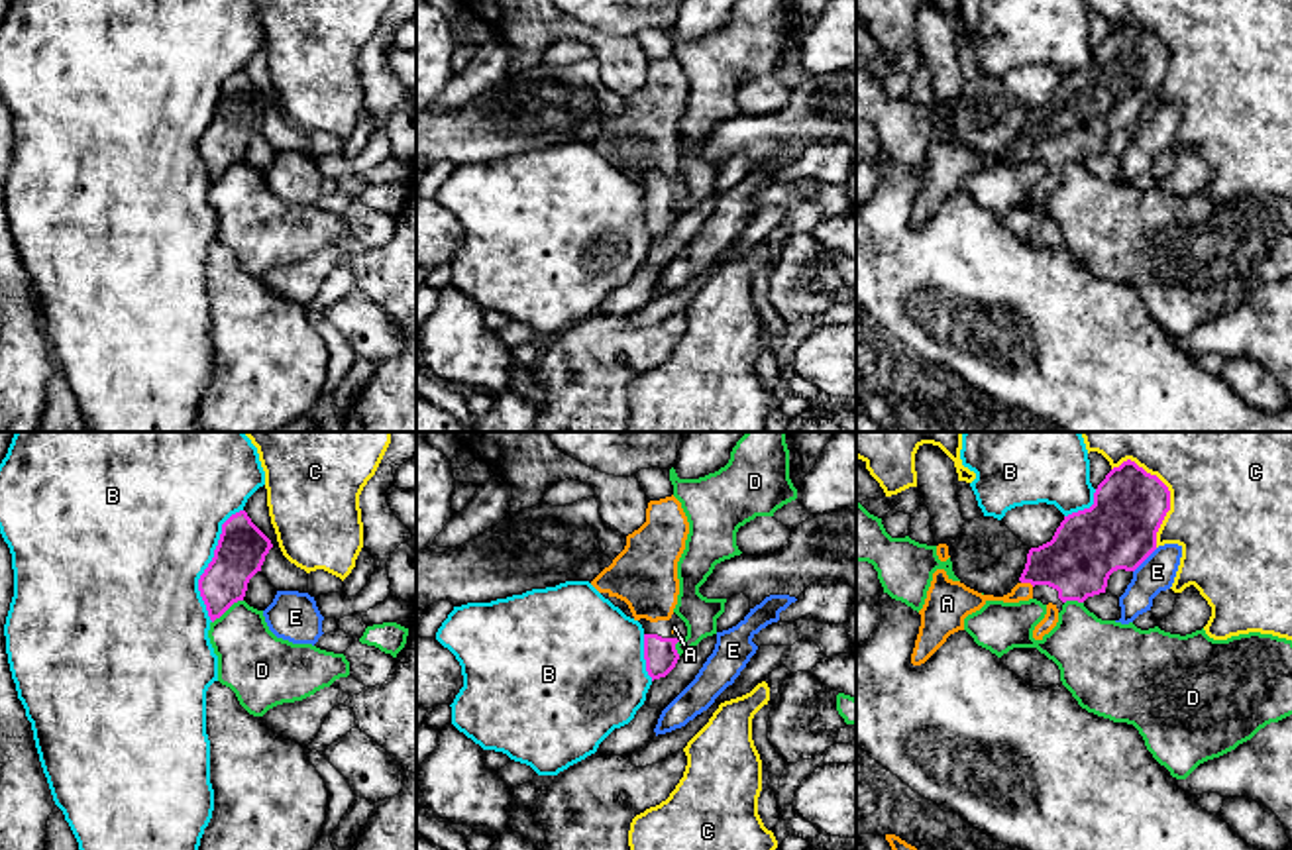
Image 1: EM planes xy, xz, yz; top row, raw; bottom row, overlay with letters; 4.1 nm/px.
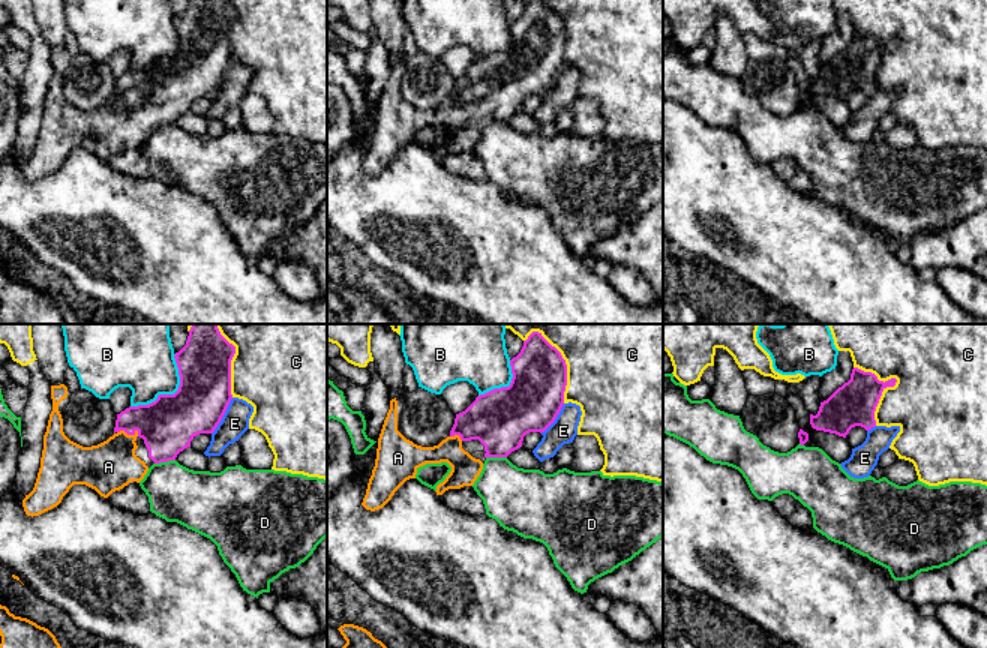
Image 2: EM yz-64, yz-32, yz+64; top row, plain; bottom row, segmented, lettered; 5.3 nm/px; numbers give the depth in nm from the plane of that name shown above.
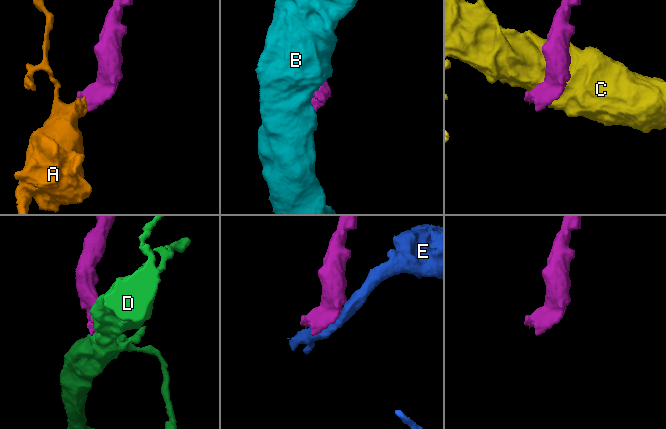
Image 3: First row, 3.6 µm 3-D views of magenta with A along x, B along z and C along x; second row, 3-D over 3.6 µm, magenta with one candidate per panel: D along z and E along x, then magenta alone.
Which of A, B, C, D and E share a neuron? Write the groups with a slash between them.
A / B / C / D / E

